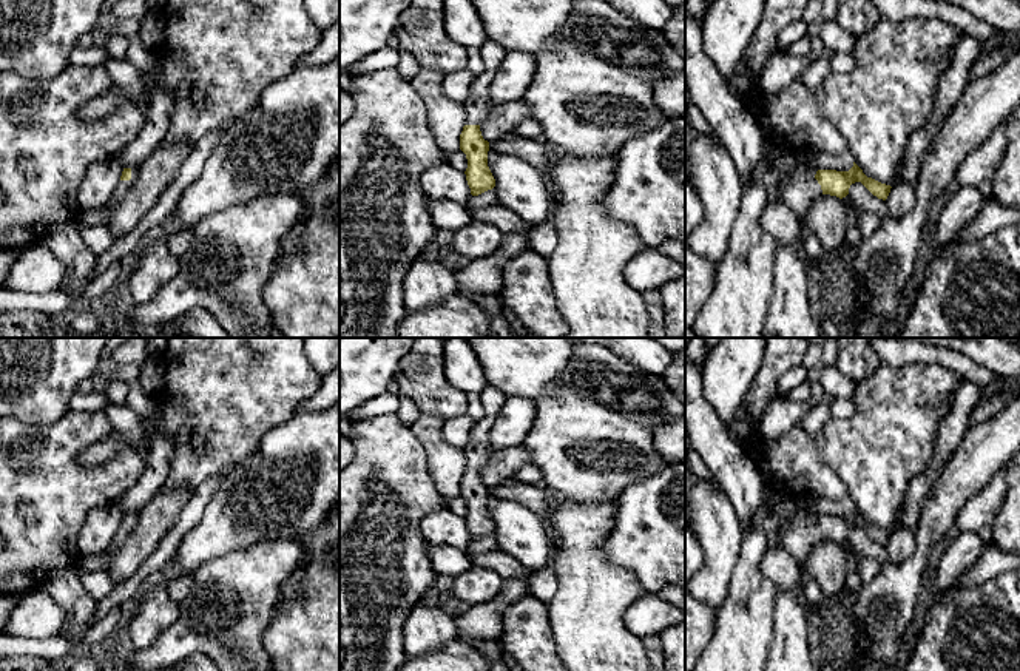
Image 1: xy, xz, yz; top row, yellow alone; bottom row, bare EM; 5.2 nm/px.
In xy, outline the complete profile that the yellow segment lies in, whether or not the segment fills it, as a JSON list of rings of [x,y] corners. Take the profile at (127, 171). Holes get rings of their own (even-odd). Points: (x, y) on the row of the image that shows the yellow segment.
[[[123,168],[120,182],[113,191],[108,204],[97,210],[82,211],[77,222],[80,222],[82,225],[108,224],[110,214],[114,211],[114,208],[122,201],[122,197],[128,193],[128,190],[134,185],[137,176],[139,176],[137,168]]]

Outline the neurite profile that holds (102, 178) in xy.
[[[114,157],[94,162],[88,168],[77,193],[82,211],[105,207],[120,182],[122,171],[123,168]]]

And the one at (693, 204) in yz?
[[[685,167],[685,239],[704,217],[702,199],[691,185],[690,173]]]

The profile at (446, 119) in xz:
[[[420,66],[412,85],[424,102],[427,123],[437,145],[449,157],[460,151],[460,134],[466,125],[466,113],[461,103],[455,103],[443,94],[443,77],[443,72]]]

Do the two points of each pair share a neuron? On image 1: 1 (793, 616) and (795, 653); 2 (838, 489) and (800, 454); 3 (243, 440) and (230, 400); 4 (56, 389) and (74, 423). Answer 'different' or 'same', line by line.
1: same
2: same
3: same
4: different

